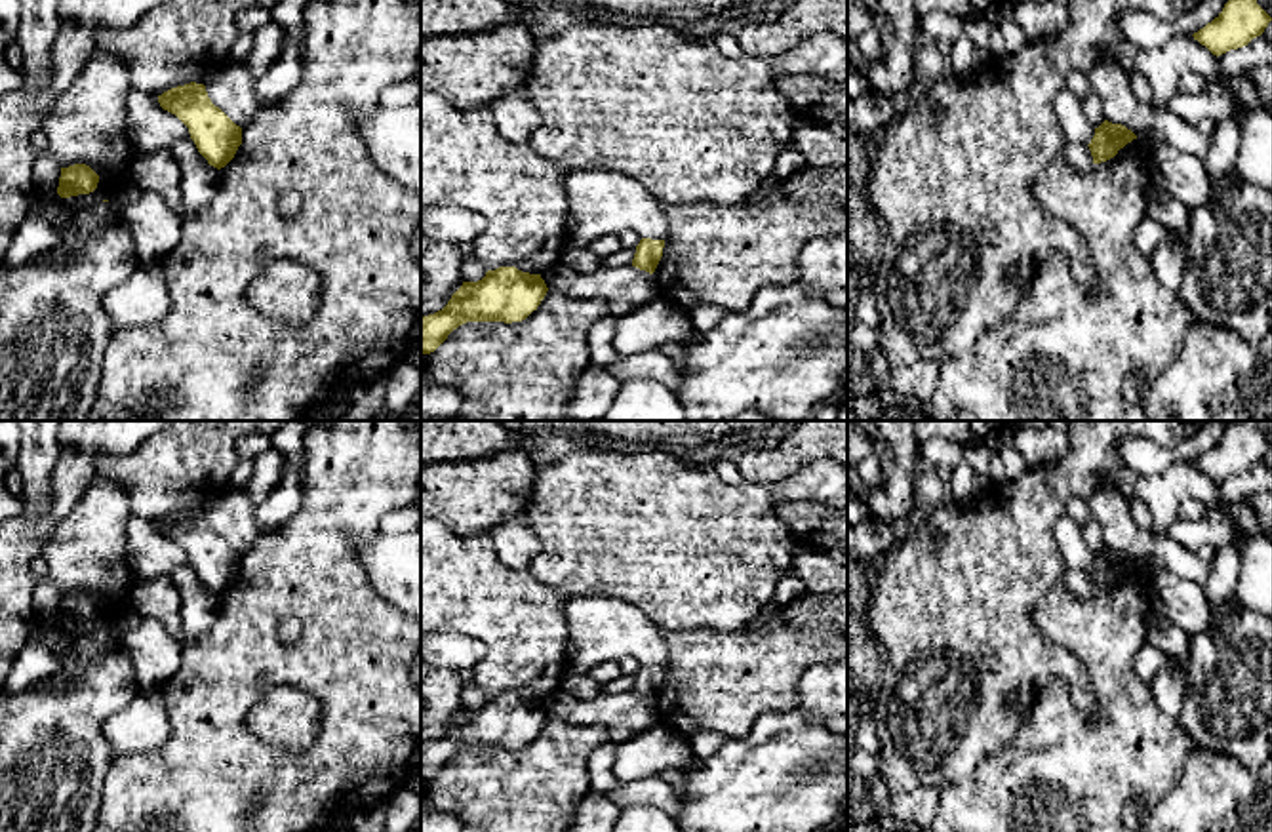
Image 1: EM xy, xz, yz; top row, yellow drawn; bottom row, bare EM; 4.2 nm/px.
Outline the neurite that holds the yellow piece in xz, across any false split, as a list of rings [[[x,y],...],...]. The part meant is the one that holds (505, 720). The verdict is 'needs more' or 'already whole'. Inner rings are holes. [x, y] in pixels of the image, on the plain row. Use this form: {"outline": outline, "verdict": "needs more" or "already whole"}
{"outline": [[[499,693],[478,708],[463,708],[442,737],[421,743],[421,781],[434,779],[467,748],[522,748],[537,737],[547,718],[541,701],[516,693]]], "verdict": "already whole"}

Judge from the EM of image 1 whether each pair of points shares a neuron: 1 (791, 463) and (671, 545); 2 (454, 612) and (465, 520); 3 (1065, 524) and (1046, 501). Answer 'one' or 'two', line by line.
1: two
2: two
3: two

